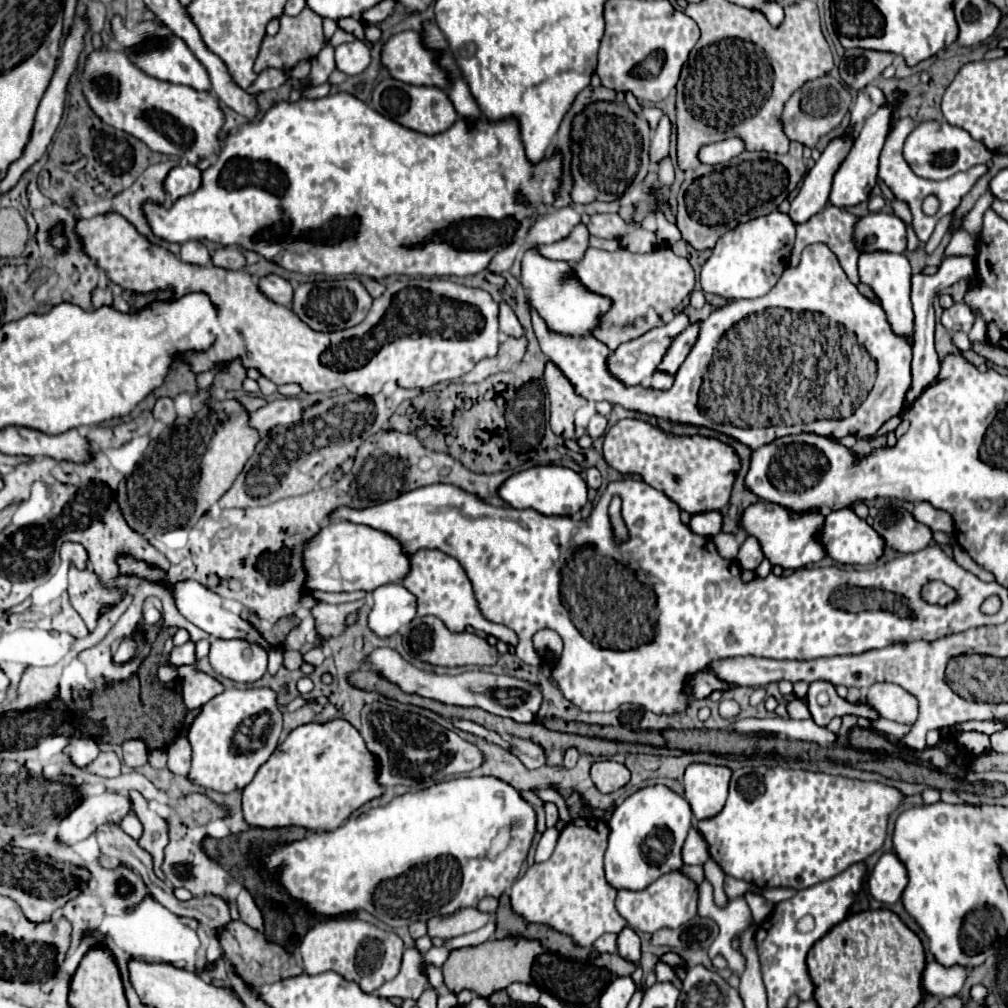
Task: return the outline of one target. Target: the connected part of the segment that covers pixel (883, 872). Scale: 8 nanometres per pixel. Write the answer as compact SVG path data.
M886 852L878 860L868 878L870 894L884 904L898 902L902 898L906 884L908 884L906 866L898 860L898 856L894 856L894 852Z

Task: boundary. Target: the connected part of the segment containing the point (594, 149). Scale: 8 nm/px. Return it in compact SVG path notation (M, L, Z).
M594 102L586 106L586 110L574 118L572 138L572 200L576 204L590 204L596 200L612 202L622 198L642 168L642 162L648 166L648 122L622 104Z

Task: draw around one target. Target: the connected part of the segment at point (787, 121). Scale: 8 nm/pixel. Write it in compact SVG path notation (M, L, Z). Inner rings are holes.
M828 74L806 82L784 104L784 112L782 112L784 134L788 136L788 140L796 140L808 148L814 148L814 144L818 142L820 136L828 134L842 122L842 118L850 110L850 100L852 98L850 98L848 88L842 82L830 78Z

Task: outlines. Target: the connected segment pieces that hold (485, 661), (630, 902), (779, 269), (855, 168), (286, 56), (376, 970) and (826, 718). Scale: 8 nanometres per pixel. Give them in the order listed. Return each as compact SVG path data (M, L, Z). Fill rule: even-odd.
M418 616L402 628L404 650L424 664L432 666L492 666L498 662L498 650L484 638L470 632L450 632L436 616Z
M668 872L652 882L644 890L618 890L616 908L620 916L628 922L630 928L642 930L646 934L654 934L660 928L680 928L688 920L696 916L696 900L698 900L698 884L690 880L682 872Z
M774 210L766 216L738 224L726 232L714 246L712 256L702 266L700 284L704 292L724 296L728 300L764 296L782 276L788 266L790 252L796 240L796 224L786 212Z
M886 106L886 108L878 108L876 114L872 114L862 130L858 132L856 140L854 140L854 146L850 150L850 154L846 156L846 160L840 164L836 176L834 176L834 182L832 182L832 192L830 192L830 202L834 206L840 206L840 208L848 208L848 206L856 206L856 204L862 204L868 200L872 188L876 186L876 176L878 176L878 156L880 156L880 150L884 146L884 140L890 132L890 114L892 114L892 108Z
M304 8L298 16L280 16L280 30L276 36L266 36L256 60L256 72L262 72L266 68L278 68L278 70L292 70L300 60L312 60L318 56L318 52L326 46L322 28L320 28L320 16L312 12L310 8Z
M332 918L314 924L300 944L306 974L320 974L320 970L334 970L342 978L358 982L364 992L378 990L386 980L398 974L402 964L404 942L396 934L388 934L370 922L358 918Z
M812 682L806 694L808 700L808 708L812 718L816 720L816 724L826 726L832 718L836 716L844 716L844 714L856 714L868 720L878 720L878 712L874 712L874 708L870 708L868 704L850 704L844 698L840 698L834 690L834 686L830 682Z

